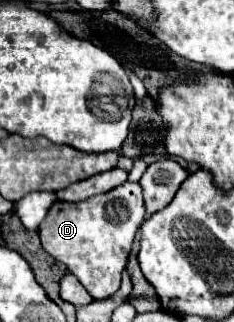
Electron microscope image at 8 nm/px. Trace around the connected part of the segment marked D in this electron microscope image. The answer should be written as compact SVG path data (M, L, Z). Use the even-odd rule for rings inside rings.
M123 183L109 193L93 195L87 201L55 201L39 225L43 249L73 273L93 299L112 296L121 283L133 237L145 219L145 203L139 183Z

